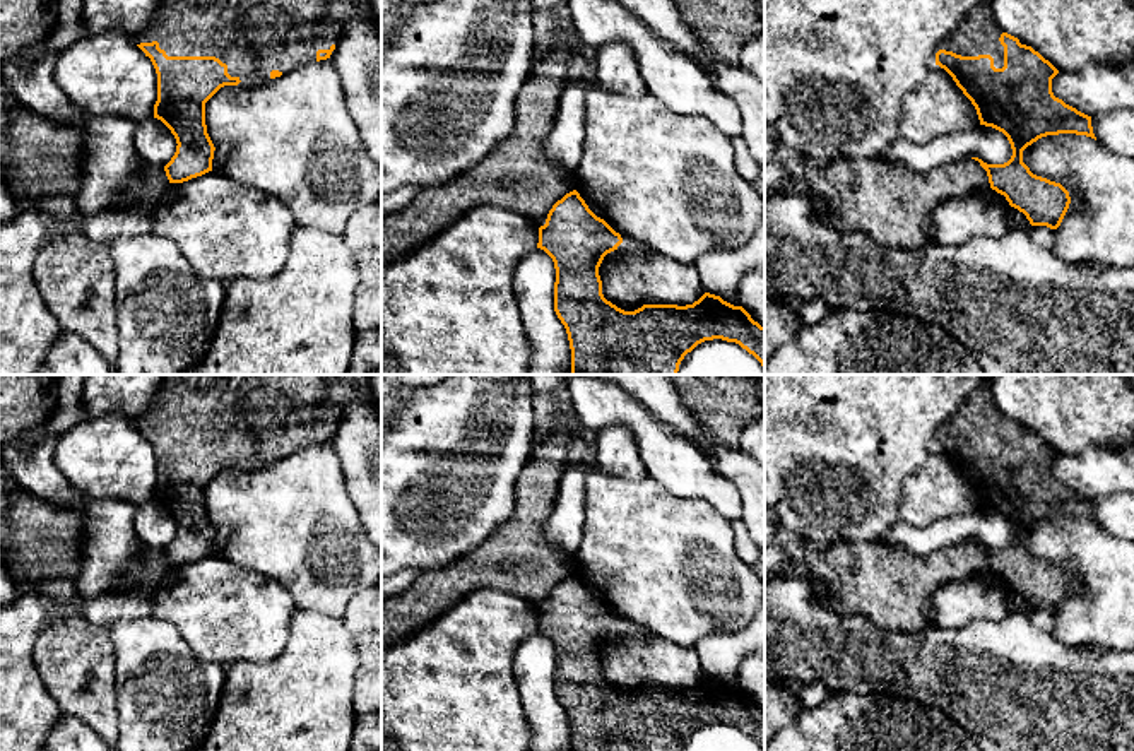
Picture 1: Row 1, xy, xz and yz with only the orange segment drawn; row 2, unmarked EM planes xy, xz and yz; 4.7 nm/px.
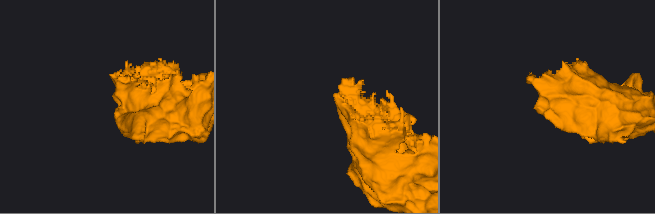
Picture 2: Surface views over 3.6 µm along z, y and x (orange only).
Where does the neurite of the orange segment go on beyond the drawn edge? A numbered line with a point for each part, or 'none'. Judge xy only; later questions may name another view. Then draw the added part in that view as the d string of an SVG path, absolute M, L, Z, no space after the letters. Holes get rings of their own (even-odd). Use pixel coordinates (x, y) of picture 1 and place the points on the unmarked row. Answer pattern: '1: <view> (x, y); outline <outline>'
1: xy (253, 416); outline M166 375L161 393L152 407L133 419L137 428L157 424L168 440L216 440L238 460L239 470L257 470L270 464L270 455L287 457L316 445L318 433L337 426L340 407L325 399L320 375Z

